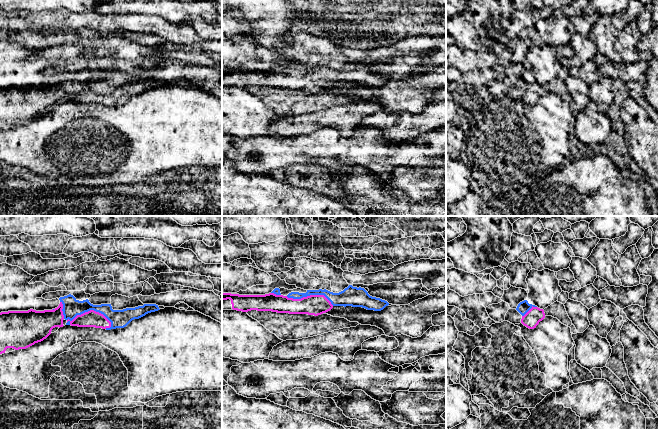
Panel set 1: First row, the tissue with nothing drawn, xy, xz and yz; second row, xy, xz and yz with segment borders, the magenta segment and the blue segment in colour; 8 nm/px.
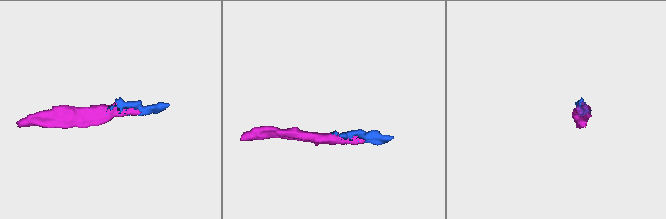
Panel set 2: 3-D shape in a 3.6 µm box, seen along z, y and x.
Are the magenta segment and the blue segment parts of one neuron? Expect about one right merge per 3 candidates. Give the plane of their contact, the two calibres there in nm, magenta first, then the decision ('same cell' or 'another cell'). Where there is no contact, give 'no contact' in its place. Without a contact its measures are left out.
contact in xy; calibres 130 and 140 nm; same cell

